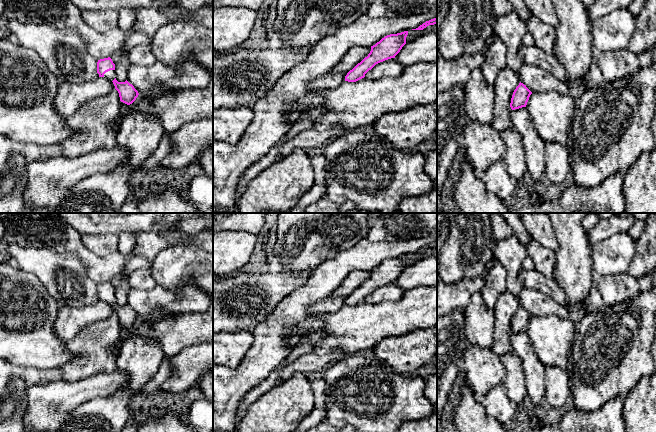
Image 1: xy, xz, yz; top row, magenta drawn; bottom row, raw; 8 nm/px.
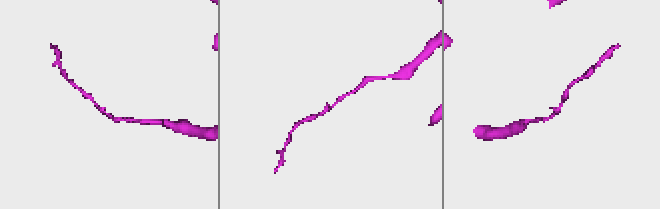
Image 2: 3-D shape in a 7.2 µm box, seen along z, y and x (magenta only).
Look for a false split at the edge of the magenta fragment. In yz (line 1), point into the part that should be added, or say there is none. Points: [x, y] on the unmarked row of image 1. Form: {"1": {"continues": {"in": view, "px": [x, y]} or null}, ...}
{"1": {"continues": null}}

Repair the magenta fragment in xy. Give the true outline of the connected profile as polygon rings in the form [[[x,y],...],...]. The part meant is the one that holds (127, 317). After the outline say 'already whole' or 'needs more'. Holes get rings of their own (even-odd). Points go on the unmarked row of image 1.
[[[110,281],[98,284],[97,297],[99,301],[104,301],[108,305],[113,306],[121,326],[130,329],[138,321],[138,315],[127,304],[125,306],[118,306],[116,304],[115,288]]] | needs more

